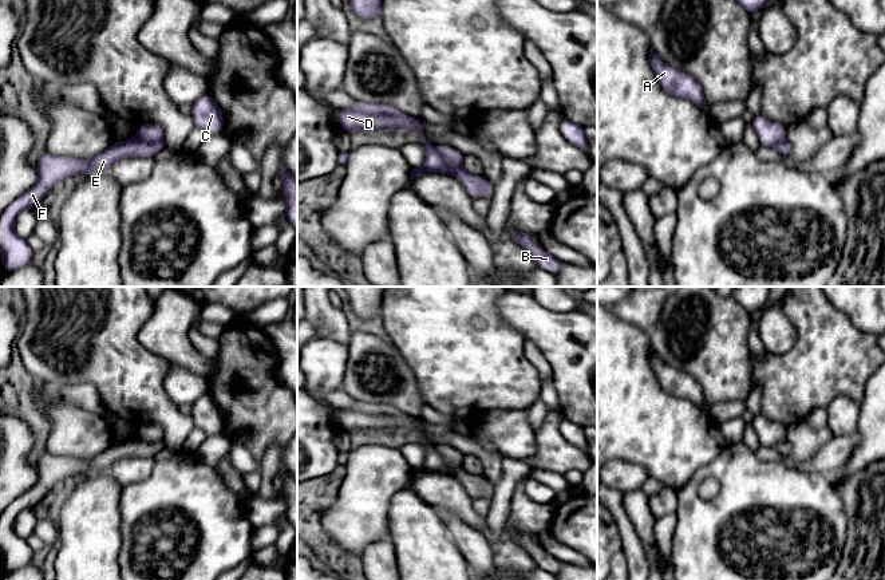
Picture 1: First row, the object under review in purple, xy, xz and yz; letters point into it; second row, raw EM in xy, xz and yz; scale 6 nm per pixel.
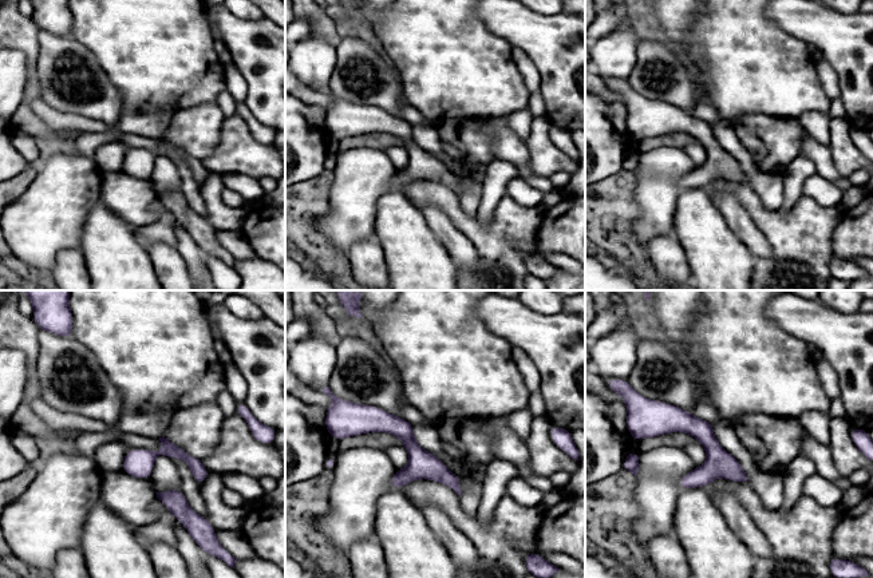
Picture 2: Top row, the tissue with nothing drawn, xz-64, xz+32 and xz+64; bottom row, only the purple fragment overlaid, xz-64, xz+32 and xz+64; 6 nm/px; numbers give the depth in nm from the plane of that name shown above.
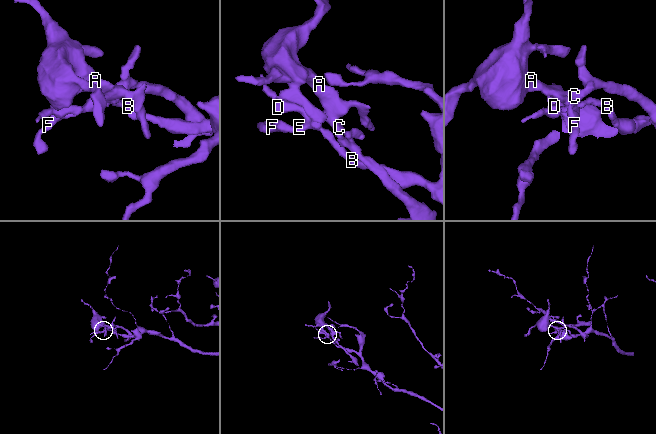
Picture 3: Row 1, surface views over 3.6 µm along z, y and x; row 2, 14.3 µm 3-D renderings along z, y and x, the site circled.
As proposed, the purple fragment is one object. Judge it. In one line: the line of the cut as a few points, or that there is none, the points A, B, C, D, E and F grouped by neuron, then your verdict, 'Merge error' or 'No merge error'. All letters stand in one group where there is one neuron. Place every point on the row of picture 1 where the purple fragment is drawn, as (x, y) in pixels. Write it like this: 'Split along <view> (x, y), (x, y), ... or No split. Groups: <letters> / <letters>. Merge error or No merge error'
Split along xz (437, 148), (437, 152), (451, 168), (462, 166). Groups: A C / B D E F. Merge error

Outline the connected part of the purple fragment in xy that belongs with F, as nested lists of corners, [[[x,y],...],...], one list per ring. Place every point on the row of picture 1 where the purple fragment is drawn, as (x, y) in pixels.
[[[131,138],[122,142],[112,142],[103,153],[90,161],[52,155],[46,151],[36,166],[36,184],[17,200],[9,204],[0,216],[0,257],[5,272],[13,272],[31,263],[33,250],[25,238],[13,232],[13,221],[24,209],[33,209],[42,205],[47,194],[64,178],[72,174],[87,175],[91,171],[108,170],[114,161],[127,157],[155,157],[166,149],[165,139],[146,142]]]

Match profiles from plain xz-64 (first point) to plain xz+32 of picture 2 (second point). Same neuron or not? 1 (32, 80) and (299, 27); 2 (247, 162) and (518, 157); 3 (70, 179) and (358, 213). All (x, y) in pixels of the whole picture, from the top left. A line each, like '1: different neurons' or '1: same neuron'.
1: different neurons
2: different neurons
3: same neuron

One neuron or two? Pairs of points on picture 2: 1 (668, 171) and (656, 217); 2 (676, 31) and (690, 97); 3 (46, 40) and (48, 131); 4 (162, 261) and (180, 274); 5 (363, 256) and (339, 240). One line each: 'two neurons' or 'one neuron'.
1: one neuron
2: two neurons
3: two neurons
4: one neuron
5: two neurons

